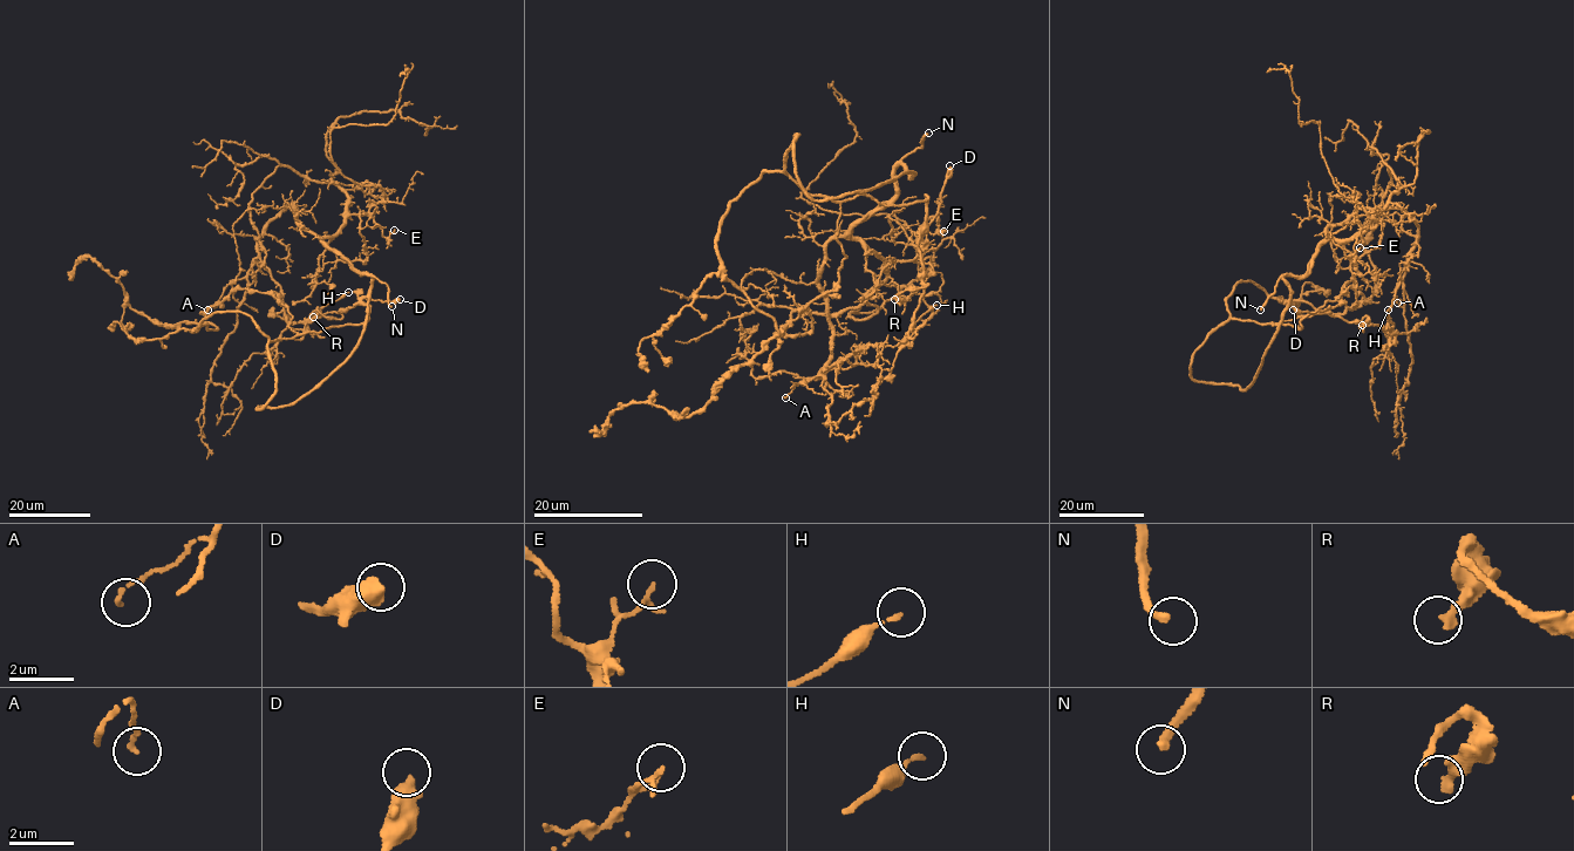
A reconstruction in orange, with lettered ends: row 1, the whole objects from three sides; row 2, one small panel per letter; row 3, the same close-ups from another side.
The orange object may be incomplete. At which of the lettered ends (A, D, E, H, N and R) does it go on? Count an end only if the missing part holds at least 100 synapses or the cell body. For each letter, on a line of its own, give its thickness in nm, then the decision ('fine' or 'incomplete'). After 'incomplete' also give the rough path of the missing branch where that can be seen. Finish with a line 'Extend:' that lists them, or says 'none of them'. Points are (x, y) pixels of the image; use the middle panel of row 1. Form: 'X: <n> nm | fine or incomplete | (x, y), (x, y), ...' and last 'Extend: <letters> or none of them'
A: 130 nm | fine
D: 500 nm | fine
E: 140 nm | fine
H: 130 nm | fine
N: 260 nm | incomplete
R: 280 nm | fine
Extend: N

